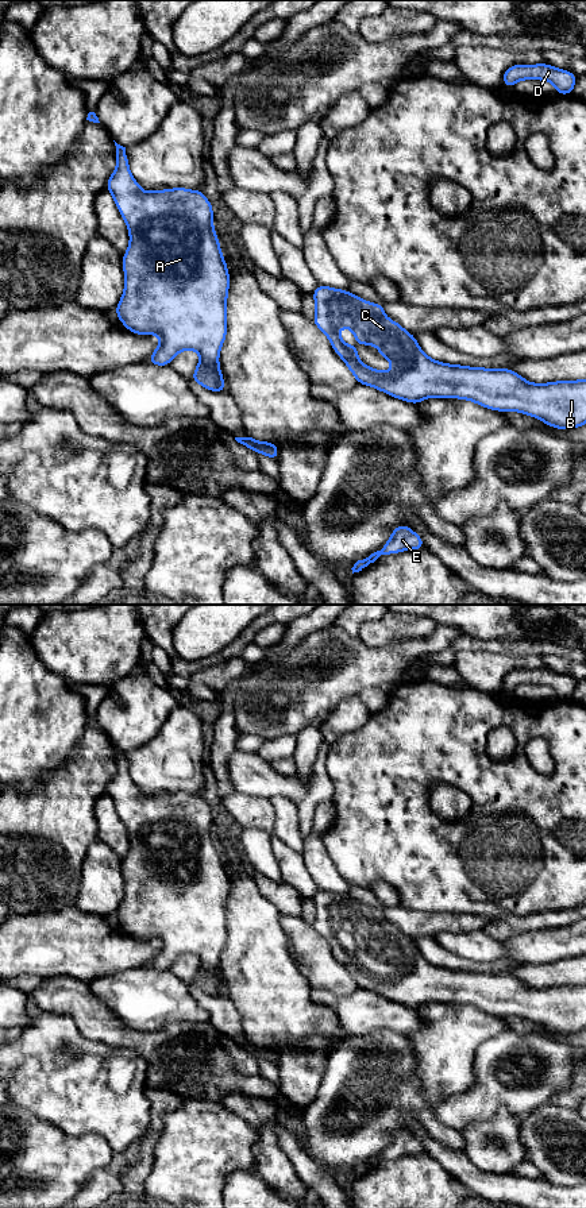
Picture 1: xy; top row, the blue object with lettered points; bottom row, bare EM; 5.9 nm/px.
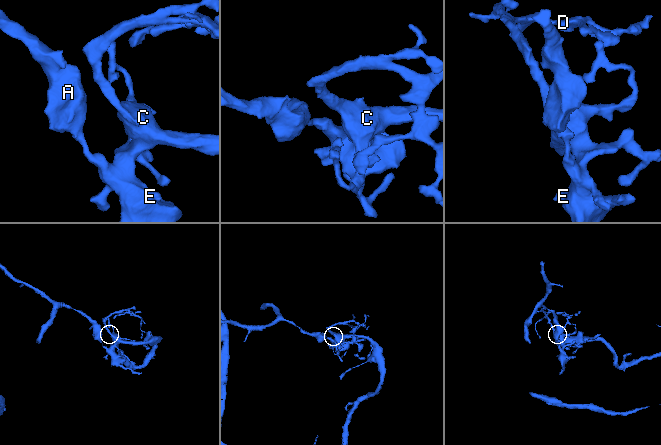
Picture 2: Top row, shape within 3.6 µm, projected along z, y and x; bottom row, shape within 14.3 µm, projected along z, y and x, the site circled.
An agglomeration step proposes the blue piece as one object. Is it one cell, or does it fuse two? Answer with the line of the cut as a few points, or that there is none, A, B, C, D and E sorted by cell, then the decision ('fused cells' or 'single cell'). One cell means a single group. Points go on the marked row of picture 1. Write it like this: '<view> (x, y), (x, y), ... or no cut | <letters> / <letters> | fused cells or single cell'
xy (218, 362), (197, 369) | A / B C D E | fused cells

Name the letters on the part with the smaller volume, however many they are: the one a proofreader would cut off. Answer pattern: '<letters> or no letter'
A

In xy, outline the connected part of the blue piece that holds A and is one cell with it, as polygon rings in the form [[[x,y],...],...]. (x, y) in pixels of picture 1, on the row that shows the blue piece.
[[[116,142],[115,146],[116,146],[117,166],[113,174],[108,178],[105,189],[111,192],[115,204],[122,217],[126,220],[130,232],[130,246],[122,259],[123,269],[124,269],[124,293],[115,312],[119,320],[123,323],[123,325],[127,329],[130,329],[132,333],[136,335],[157,333],[161,337],[158,348],[147,359],[147,362],[150,362],[151,364],[169,366],[170,362],[174,359],[174,356],[185,350],[194,350],[196,352],[200,354],[200,360],[197,366],[198,370],[208,367],[212,363],[219,363],[219,354],[227,335],[227,296],[230,287],[230,274],[228,274],[224,256],[220,250],[219,239],[213,229],[213,209],[211,207],[211,201],[200,192],[200,189],[189,190],[185,188],[174,188],[174,189],[165,189],[165,190],[155,190],[155,192],[142,190],[138,182],[135,181],[135,178],[130,173],[126,147],[117,144]]]

